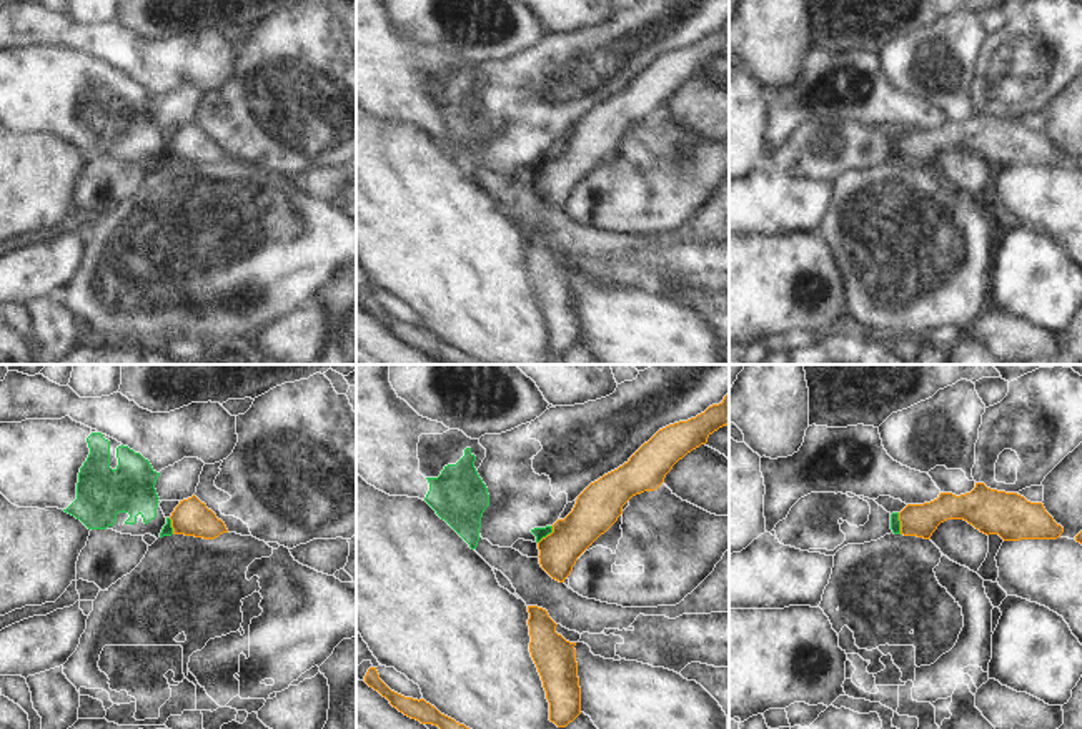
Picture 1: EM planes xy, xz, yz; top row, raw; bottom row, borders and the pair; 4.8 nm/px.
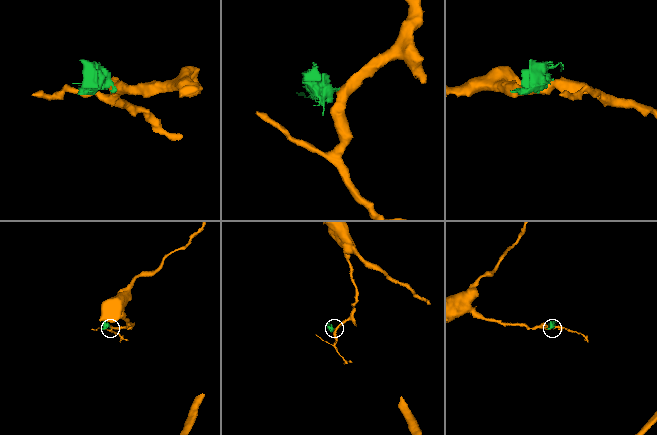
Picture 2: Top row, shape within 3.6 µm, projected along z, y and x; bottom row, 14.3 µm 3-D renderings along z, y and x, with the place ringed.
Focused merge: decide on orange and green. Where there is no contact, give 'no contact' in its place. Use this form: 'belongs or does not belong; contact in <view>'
does not belong; contact in yz

